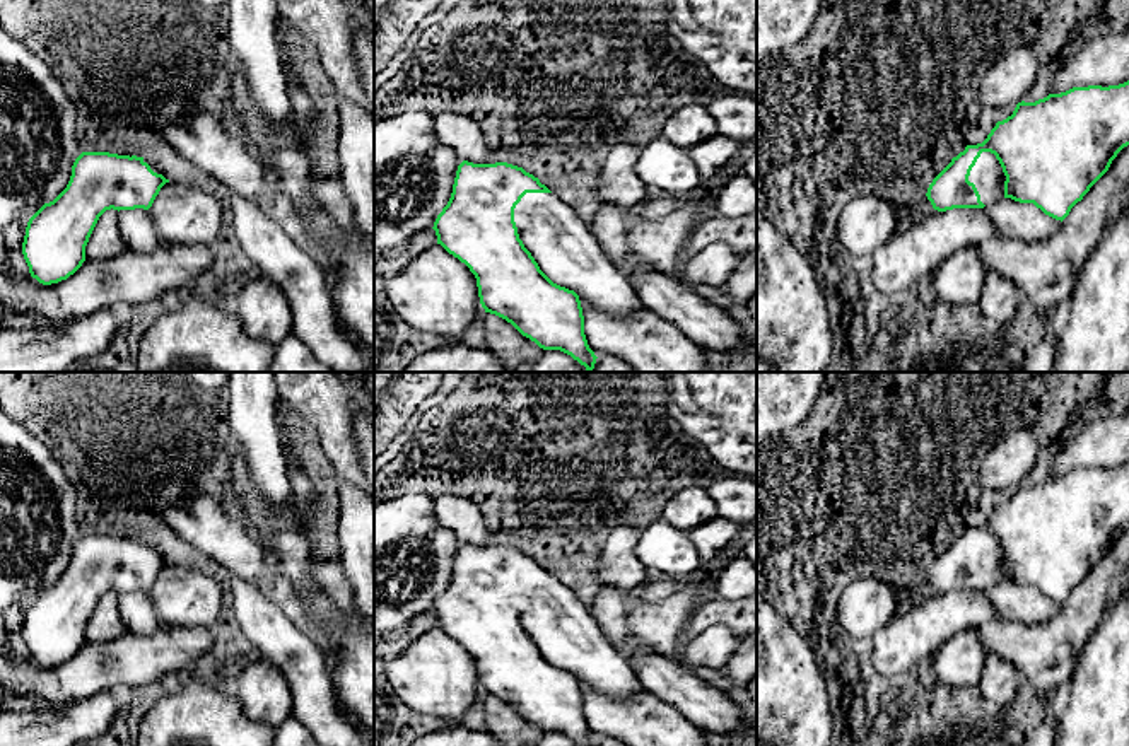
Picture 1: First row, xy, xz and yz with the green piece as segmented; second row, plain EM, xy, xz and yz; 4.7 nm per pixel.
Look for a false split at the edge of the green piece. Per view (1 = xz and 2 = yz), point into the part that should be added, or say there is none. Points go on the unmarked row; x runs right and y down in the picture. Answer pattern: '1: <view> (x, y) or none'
1: xz (566, 632)
2: yz (988, 559)

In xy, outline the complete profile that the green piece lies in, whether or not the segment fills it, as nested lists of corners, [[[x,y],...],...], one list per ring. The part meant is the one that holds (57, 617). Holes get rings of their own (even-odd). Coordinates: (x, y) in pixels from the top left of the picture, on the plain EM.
[[[82,534],[67,570],[27,604],[22,637],[43,667],[73,657],[85,644],[89,620],[106,592],[149,592],[169,565],[149,538]]]

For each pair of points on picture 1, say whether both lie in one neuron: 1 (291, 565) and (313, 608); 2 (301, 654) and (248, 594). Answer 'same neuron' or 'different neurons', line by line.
1: same neuron
2: same neuron

